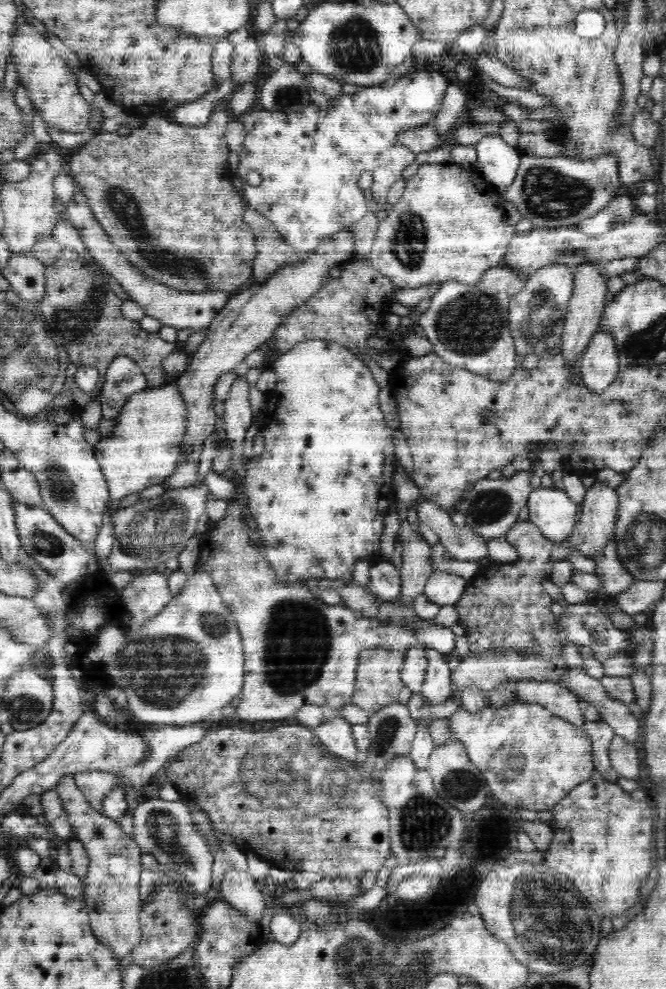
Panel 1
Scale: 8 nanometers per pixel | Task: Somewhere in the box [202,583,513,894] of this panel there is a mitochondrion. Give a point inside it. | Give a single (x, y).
(293, 776)

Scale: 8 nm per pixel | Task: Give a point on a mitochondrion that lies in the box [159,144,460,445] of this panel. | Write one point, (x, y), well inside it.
(408, 241)

